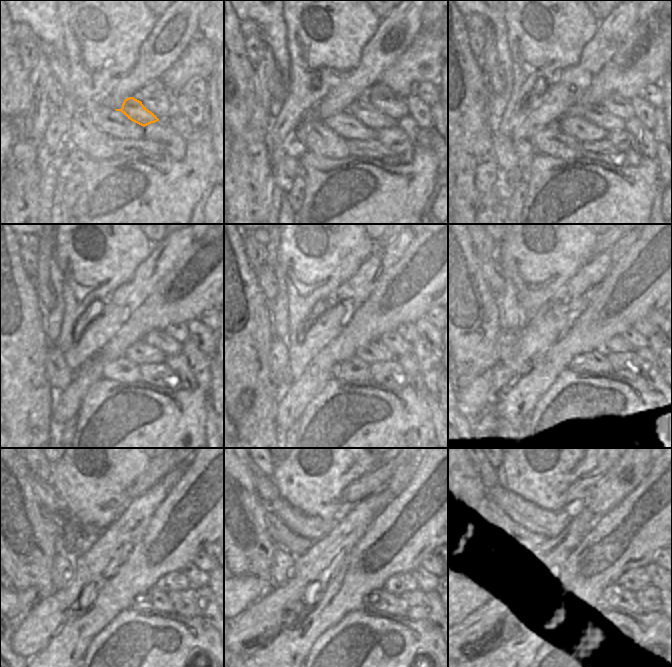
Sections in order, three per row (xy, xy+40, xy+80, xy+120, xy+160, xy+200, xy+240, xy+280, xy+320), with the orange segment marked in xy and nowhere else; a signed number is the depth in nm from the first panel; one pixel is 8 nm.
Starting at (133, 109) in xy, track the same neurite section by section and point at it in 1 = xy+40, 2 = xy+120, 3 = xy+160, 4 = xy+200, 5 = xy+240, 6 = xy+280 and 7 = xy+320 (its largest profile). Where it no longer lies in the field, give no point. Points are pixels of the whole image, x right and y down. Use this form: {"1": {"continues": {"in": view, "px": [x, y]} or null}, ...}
{"1": {"continues": {"in": "xy+40", "px": [361, 109]}}, "2": {"continues": {"in": "xy+120", "px": [159, 339]}}, "3": {"continues": {"in": "xy+160", "px": [392, 341]}}, "4": {"continues": {"in": "xy+200", "px": [618, 344]}}, "5": {"continues": {"in": "xy+240", "px": [198, 578]}}, "6": {"continues": {"in": "xy+280", "px": [427, 581]}}, "7": {"continues": {"in": "xy+320", "px": [651, 569]}}}

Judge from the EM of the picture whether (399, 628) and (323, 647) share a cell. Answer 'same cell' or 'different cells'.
same cell

